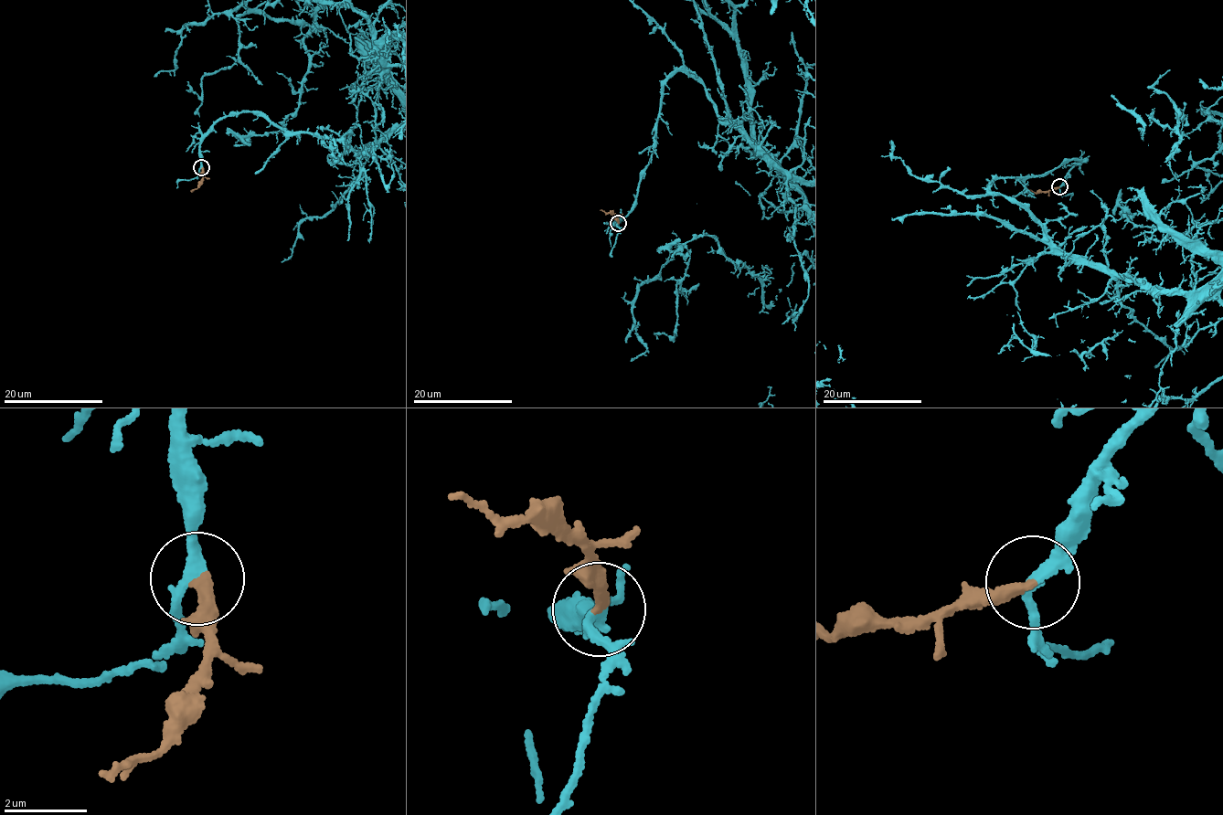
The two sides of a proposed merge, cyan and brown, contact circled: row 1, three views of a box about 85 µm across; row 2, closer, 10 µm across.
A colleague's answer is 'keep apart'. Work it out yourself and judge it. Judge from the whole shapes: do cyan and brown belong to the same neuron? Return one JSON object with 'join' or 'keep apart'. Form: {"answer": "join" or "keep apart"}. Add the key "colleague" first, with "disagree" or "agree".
{"colleague": "disagree", "answer": "join"}

